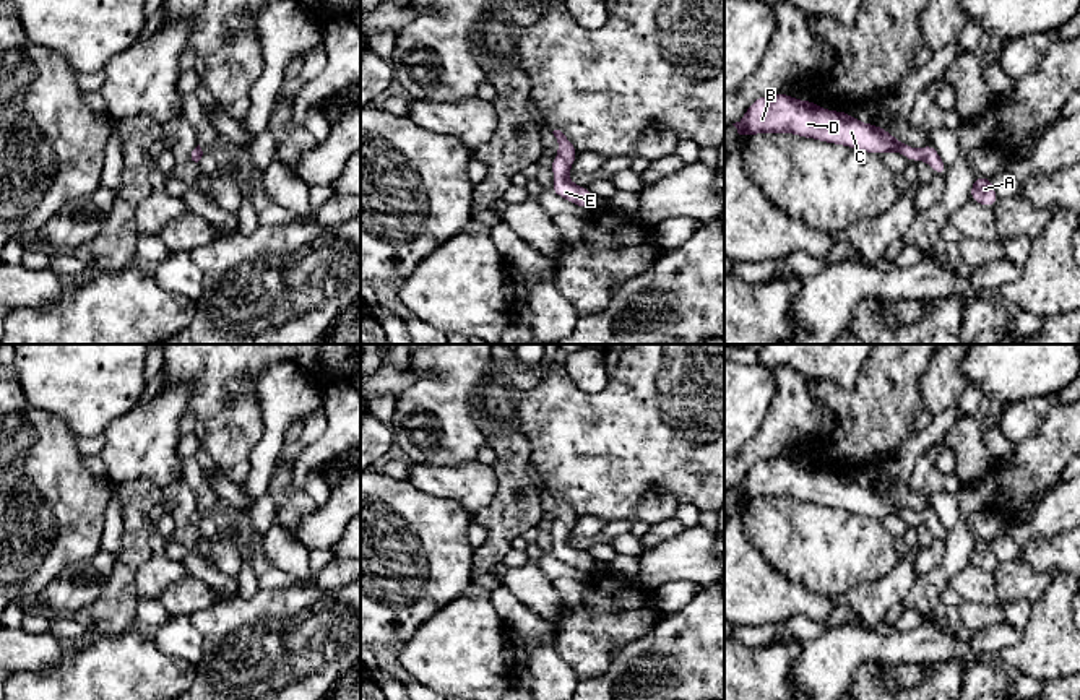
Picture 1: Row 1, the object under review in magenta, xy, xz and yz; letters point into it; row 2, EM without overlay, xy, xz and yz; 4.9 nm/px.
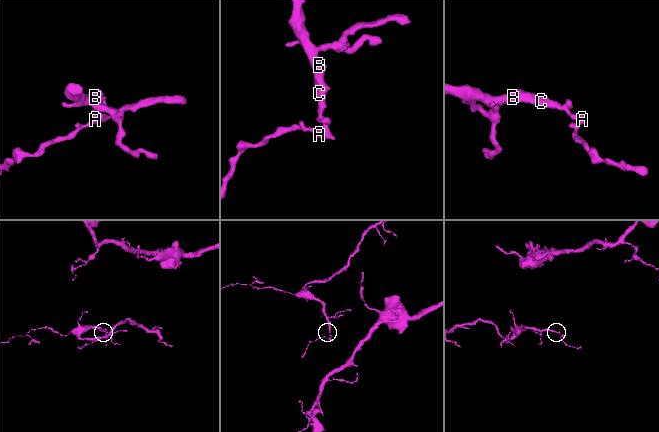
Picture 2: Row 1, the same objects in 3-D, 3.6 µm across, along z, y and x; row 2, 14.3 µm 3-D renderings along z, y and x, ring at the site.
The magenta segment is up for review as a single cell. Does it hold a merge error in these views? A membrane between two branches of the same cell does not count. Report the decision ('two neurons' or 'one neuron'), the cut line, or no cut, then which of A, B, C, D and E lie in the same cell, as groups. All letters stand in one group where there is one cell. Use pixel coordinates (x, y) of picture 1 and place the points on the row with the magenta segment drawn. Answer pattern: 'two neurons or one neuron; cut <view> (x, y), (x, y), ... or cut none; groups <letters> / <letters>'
one neuron; cut none; groups A B C D E

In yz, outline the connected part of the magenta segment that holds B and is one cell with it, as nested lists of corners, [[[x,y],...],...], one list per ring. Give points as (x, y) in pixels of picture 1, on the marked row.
[[[783,91],[757,97],[744,117],[732,125],[739,135],[749,136],[757,133],[793,133],[879,156],[895,151],[911,162],[924,159],[940,177],[945,177],[948,169],[929,141],[918,151],[911,145],[898,141],[883,127],[879,128],[877,123],[862,123],[846,110],[827,110],[814,101],[799,101]]]

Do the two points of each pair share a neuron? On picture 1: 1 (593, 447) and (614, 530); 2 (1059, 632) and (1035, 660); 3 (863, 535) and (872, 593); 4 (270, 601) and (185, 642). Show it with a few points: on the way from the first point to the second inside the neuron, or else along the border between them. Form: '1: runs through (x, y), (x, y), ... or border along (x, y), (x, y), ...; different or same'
1: border along (643, 497), (629, 517), (608, 522); different
2: runs through (1053, 639), (1041, 653); same
3: border along (898, 557), (882, 575), (855, 585), (845, 595); different
4: border along (187, 616), (200, 635), (200, 661), (195, 666); different

